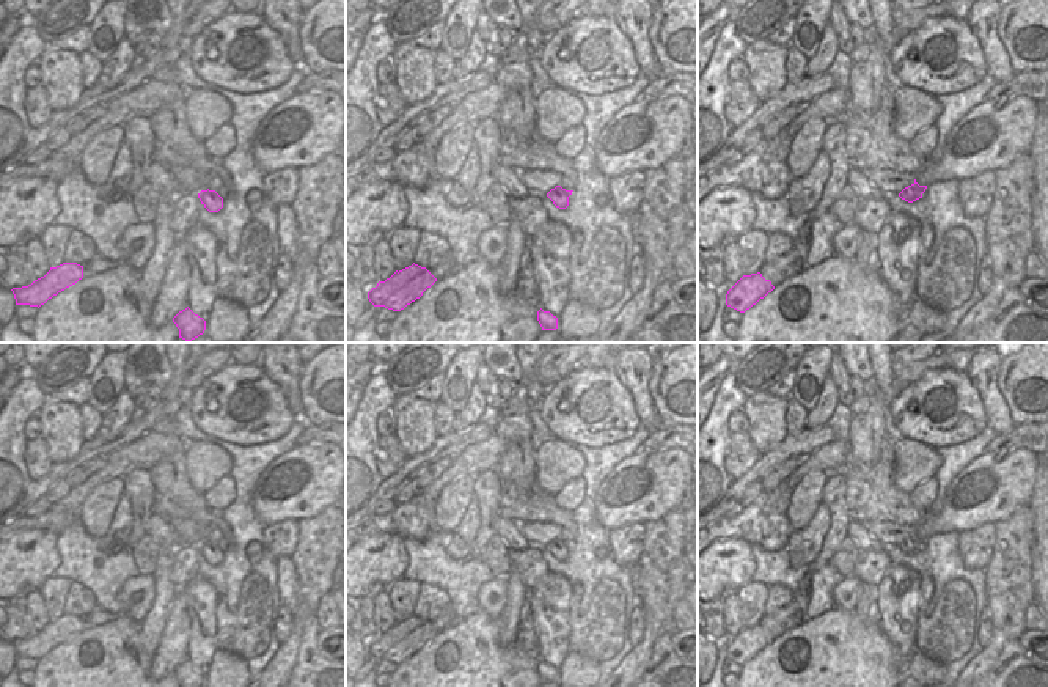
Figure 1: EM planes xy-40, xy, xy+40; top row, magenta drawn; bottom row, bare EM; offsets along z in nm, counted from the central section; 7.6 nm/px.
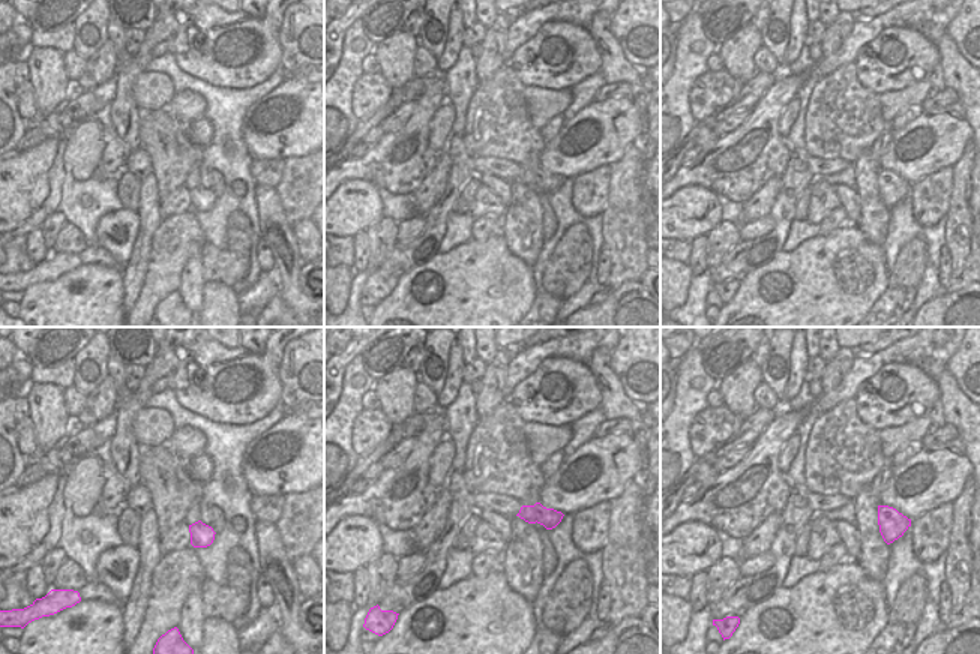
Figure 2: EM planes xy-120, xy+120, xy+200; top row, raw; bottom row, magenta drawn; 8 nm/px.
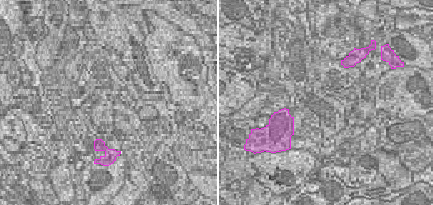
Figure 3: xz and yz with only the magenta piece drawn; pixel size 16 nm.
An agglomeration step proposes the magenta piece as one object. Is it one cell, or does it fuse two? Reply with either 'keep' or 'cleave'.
cleave

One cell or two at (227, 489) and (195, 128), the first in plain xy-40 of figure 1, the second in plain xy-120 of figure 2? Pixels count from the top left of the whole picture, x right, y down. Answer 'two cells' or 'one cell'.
one cell

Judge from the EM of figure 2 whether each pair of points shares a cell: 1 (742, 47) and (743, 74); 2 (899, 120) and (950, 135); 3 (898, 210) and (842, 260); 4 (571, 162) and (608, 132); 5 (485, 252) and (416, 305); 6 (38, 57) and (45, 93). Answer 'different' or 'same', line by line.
1: same
2: different
3: different
4: same
5: same
6: same

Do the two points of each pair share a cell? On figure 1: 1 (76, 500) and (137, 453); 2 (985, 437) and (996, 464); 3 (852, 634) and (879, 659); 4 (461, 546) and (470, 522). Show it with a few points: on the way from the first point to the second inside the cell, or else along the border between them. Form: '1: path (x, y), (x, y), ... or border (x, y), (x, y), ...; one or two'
1: path (88, 484), (121, 461); one
2: border (987, 451), (971, 459), (957, 473); two
3: path (858, 640), (872, 654); one
4: path (461, 540), (467, 529); one

